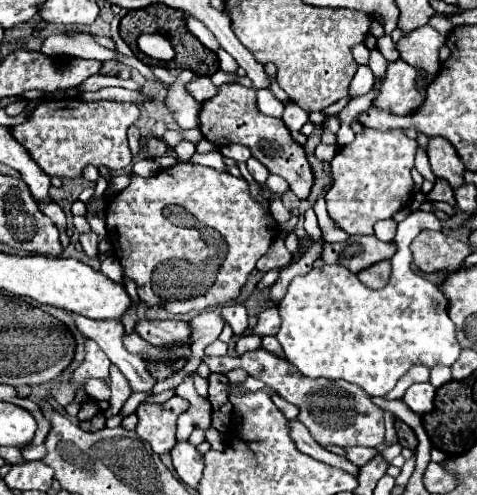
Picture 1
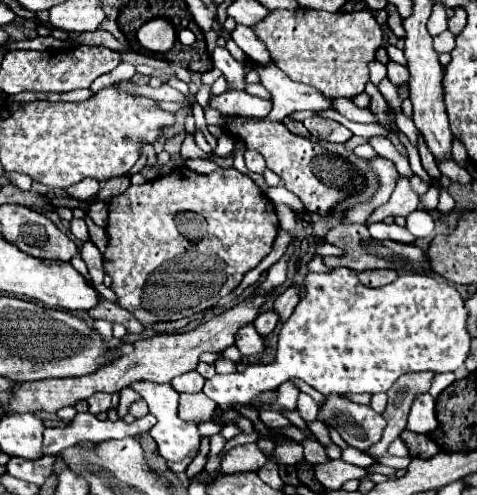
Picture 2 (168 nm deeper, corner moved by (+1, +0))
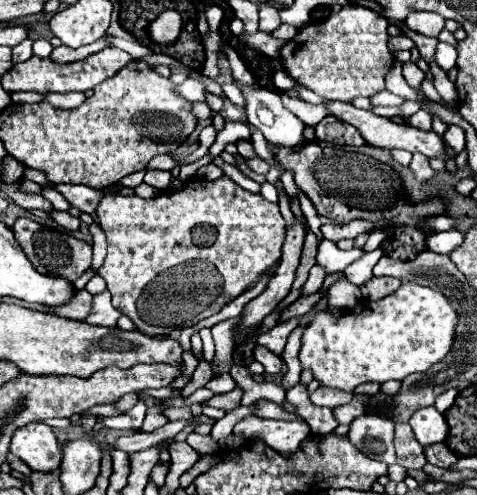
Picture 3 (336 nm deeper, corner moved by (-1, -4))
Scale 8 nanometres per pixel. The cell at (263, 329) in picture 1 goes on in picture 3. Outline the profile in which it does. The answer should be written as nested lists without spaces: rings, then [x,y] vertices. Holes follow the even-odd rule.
[[[314,265],[312,269],[310,269],[310,277],[308,277],[308,281],[304,283],[304,287],[302,287],[302,295],[312,295],[312,293],[318,293],[320,291],[320,287],[322,287],[322,283],[324,283],[324,269],[322,267],[318,267],[318,265]]]

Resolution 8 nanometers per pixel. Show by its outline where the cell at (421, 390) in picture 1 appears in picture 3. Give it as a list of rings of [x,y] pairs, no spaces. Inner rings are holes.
[[[422,407],[410,417],[410,427],[420,445],[432,445],[444,441],[448,435],[448,423],[436,407]]]

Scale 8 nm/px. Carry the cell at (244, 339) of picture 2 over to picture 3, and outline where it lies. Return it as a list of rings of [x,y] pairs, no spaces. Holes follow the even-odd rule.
[[[256,345],[254,347],[254,359],[264,365],[266,373],[278,373],[282,369],[282,359],[276,357],[270,349],[266,349],[262,345]]]

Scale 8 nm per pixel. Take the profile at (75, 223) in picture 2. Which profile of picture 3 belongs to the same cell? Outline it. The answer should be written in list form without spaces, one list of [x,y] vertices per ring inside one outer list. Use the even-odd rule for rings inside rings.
[[[52,211],[50,215],[52,215],[52,219],[54,219],[58,225],[62,225],[62,227],[68,229],[68,231],[78,231],[78,227],[80,227],[80,219],[78,219],[78,217],[72,217],[72,215],[66,213],[66,211]]]

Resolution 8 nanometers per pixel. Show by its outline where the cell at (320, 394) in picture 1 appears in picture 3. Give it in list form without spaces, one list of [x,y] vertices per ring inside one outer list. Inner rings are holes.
[[[364,413],[350,423],[348,435],[350,443],[358,447],[364,455],[376,461],[384,461],[388,465],[396,463],[394,453],[394,423],[386,415],[370,415]]]

